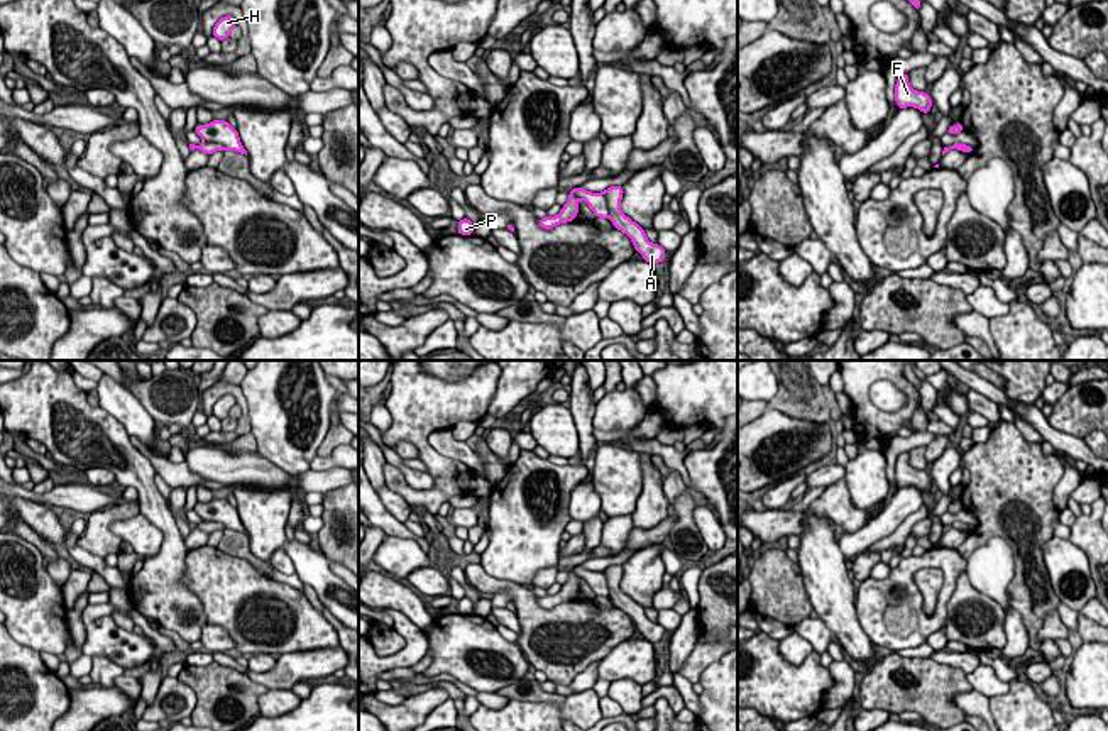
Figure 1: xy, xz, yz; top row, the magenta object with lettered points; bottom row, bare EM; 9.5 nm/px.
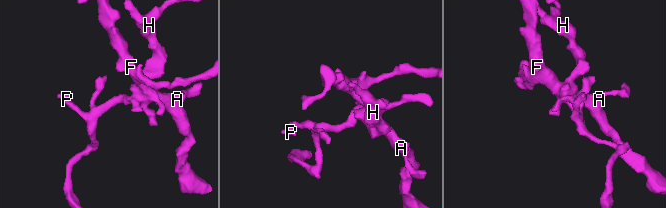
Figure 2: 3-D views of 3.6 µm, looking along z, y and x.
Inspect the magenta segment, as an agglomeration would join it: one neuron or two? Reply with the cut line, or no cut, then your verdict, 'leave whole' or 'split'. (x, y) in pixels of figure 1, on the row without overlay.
cut xz (601, 572), (609, 596); split

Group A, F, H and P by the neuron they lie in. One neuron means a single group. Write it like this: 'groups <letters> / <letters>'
groups A F P / H

